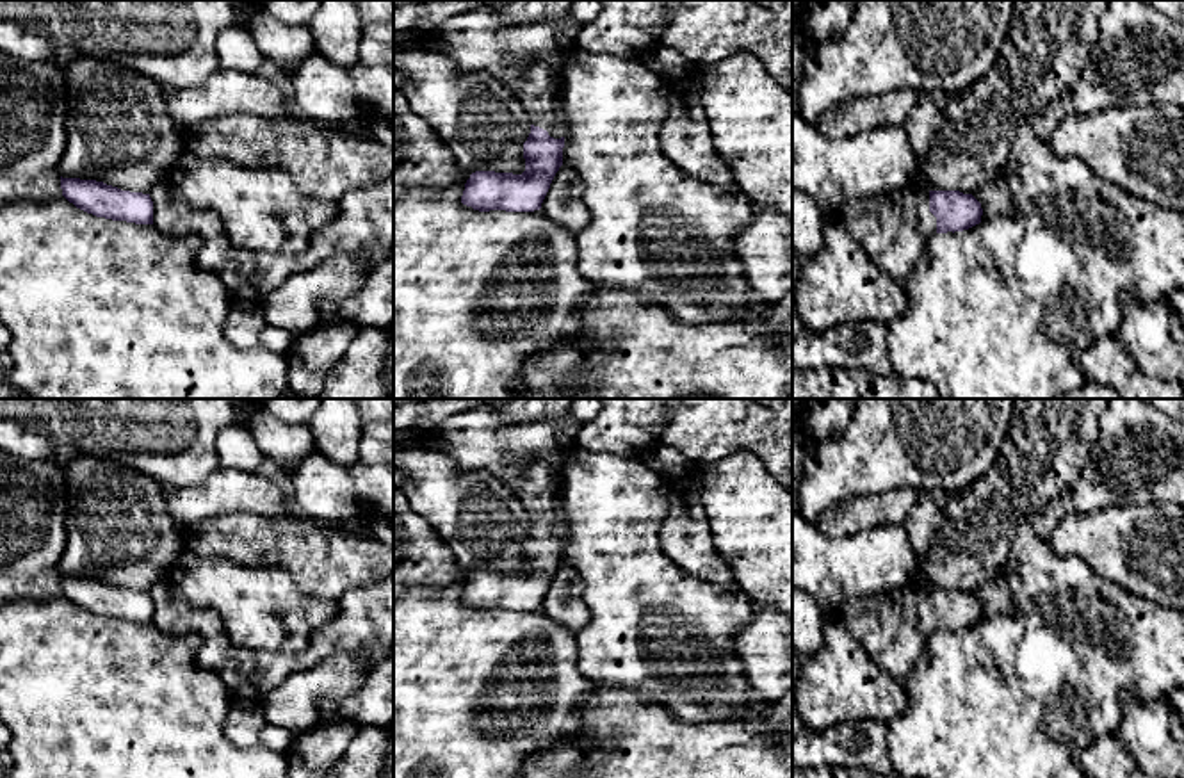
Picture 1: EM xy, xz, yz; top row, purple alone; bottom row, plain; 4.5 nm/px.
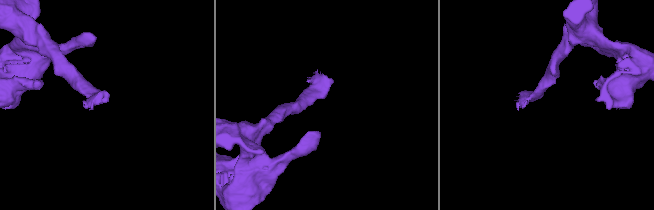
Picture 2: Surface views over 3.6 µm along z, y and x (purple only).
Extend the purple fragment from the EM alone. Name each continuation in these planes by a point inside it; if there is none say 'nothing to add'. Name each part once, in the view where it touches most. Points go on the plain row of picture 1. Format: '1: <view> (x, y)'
1: yz (892, 627)

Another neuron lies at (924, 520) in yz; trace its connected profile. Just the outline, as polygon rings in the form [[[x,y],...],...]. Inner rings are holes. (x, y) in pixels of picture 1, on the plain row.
[[[920,493],[903,527],[908,532],[917,557],[929,552],[935,538],[940,534],[942,522],[947,518],[945,502],[937,502],[931,495]]]

